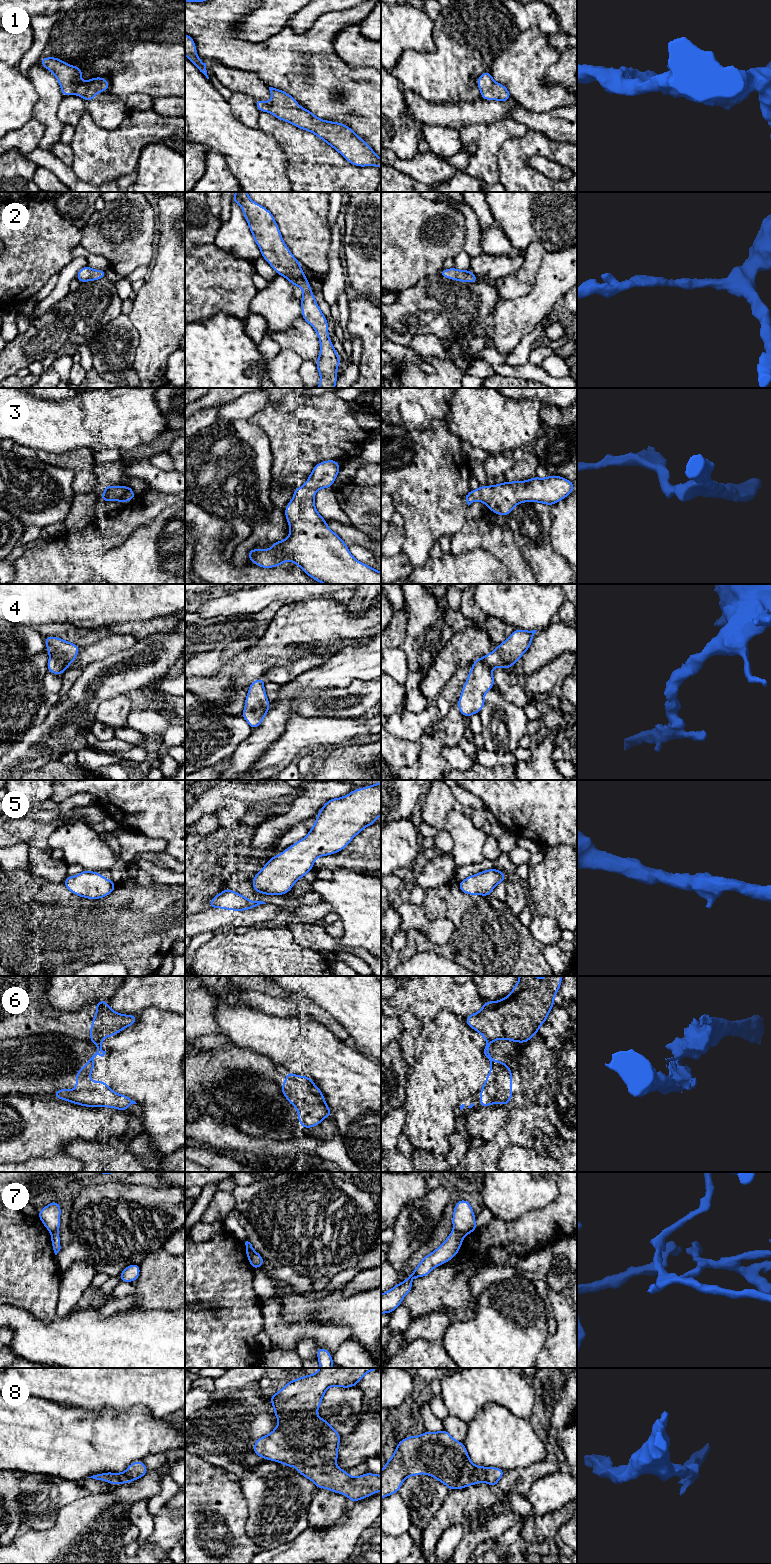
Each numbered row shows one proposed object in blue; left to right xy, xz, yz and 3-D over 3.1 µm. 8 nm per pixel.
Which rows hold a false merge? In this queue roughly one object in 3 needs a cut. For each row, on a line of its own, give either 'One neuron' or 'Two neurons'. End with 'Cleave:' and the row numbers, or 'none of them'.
1: One neuron
2: One neuron
3: One neuron
4: One neuron
5: One neuron
6: Two neurons
7: Two neurons
8: One neuron
Cleave: 6, 7

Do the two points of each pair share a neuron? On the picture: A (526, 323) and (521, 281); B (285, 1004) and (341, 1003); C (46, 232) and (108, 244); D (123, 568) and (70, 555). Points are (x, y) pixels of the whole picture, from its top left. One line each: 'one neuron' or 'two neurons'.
A: two neurons
B: two neurons
C: two neurons
D: two neurons

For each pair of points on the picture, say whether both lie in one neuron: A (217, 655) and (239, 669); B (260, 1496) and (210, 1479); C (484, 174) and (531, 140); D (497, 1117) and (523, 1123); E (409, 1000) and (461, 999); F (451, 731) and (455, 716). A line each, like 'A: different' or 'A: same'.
A: different
B: different
C: different
D: same
E: same
F: same

